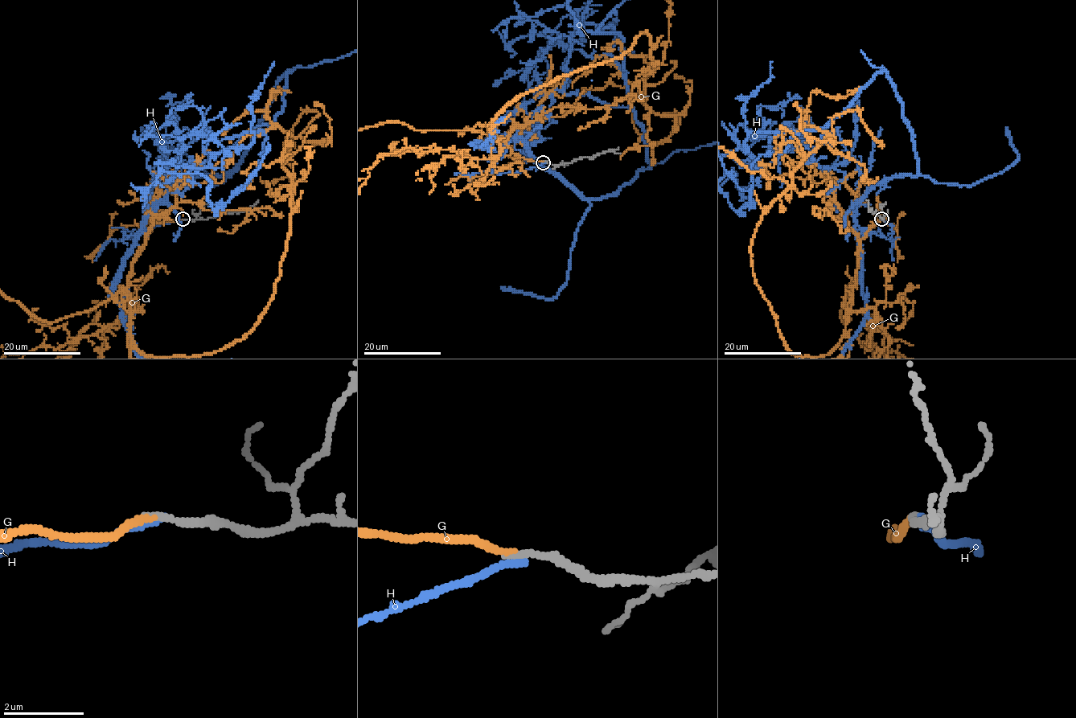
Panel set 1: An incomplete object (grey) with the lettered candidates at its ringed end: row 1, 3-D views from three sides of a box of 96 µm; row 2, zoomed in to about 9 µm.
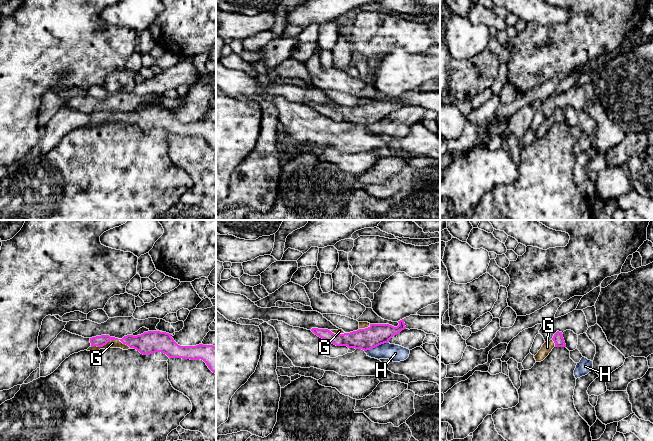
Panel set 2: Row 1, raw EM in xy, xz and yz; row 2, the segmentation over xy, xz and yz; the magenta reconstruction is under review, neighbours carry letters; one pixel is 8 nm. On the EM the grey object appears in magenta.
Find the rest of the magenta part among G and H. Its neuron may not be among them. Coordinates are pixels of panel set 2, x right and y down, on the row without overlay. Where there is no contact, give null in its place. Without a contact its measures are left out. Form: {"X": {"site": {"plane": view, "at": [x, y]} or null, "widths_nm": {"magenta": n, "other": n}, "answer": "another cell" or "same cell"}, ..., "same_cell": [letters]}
{"G": {"site": {"plane": "xy", "at": [112, 115]}, "widths_nm": {"magenta": 140, "other": 60}, "answer": "same cell"}, "H": {"site": {"plane": "xz", "at": [376, 122]}, "widths_nm": {"magenta": 170, "other": 140}, "answer": "another cell"}, "same_cell": ["G"]}

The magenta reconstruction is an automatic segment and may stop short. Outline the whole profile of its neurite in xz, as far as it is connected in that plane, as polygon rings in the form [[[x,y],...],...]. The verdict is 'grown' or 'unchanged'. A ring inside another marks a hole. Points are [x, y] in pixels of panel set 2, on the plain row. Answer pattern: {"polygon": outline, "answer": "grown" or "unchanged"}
{"polygon": [[[404,95],[398,97],[399,101],[394,103],[389,100],[370,100],[359,98],[359,105],[345,109],[342,105],[328,106],[312,104],[311,107],[336,122],[347,122],[348,124],[362,125],[364,127],[373,125],[389,116],[406,105]]], "answer": "grown"}

